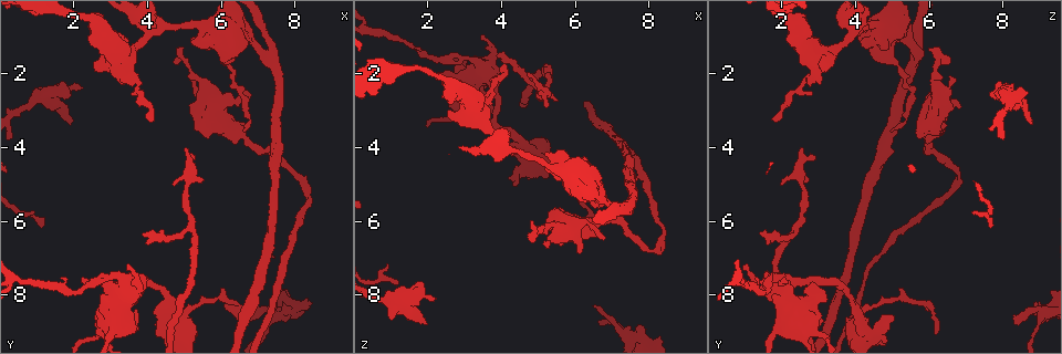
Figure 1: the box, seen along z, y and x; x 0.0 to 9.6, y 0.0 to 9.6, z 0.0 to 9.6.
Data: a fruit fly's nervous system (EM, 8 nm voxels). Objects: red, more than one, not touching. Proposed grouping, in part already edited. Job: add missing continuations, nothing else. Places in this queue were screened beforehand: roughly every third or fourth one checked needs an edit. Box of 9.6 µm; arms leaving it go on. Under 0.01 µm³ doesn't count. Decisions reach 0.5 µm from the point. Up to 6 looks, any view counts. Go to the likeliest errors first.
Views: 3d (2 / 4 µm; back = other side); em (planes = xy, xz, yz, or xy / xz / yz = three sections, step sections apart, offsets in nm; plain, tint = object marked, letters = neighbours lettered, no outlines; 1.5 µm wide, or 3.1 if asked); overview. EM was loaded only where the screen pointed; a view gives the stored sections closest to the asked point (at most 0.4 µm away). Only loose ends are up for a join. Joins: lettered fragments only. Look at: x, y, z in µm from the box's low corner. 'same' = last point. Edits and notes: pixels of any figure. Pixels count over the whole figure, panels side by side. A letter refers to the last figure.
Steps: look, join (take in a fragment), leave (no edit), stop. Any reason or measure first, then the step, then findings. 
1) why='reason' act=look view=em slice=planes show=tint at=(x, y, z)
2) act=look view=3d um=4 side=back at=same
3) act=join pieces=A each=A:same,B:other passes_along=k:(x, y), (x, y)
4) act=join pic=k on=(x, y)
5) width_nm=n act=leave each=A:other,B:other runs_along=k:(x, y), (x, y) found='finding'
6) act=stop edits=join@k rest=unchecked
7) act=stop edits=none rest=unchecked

why='an open end' act=look view=3d um=4 at=(3.85, 6.40, 1.45)

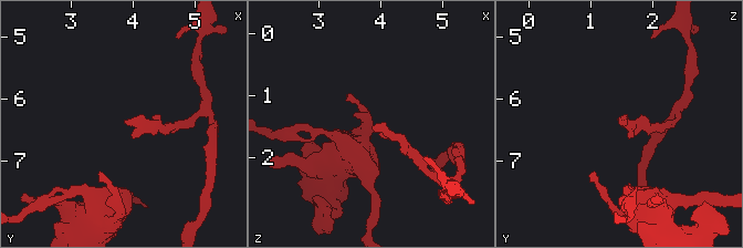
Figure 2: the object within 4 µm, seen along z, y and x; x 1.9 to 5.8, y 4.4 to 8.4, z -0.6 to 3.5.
act=look view=em slice=planes show=plain at=(3.85, 6.35, 1.50)

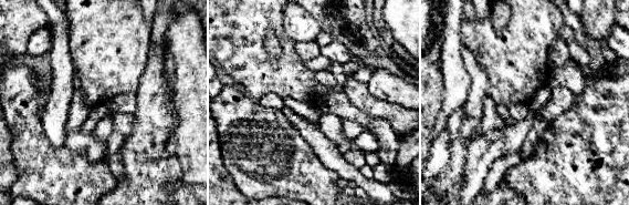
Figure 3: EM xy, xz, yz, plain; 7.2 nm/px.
why='what lies round it' act=look view=em slice=planes show=letters at=same

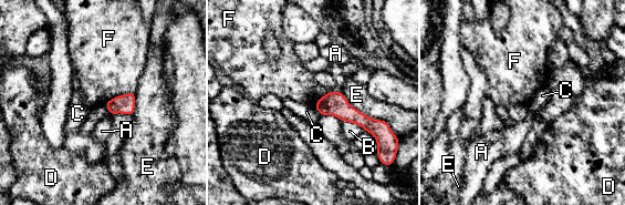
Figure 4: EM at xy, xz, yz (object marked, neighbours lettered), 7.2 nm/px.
width_nm=130 act=leave each=A:other,B:other,C:other,D:other,E:other,F:other runs_along=4:(318, 105), (337, 105), (376, 123) found='none of them fits'

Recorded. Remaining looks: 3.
why='tapers out' act=look view=3d um=4 side=back at=(4.05, 3.25, 1.75)

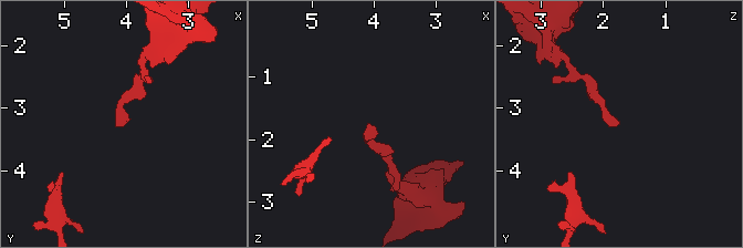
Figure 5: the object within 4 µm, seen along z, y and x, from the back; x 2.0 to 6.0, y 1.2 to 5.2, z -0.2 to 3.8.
why='need the tissue' act=look view=em slice=xy step=8 show=letters at=(4.15, 3.25, 1.75)

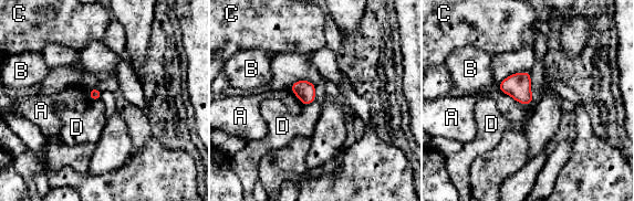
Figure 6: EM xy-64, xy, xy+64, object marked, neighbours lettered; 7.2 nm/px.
act=look view=em slice=xz step=4 show=letters at=same

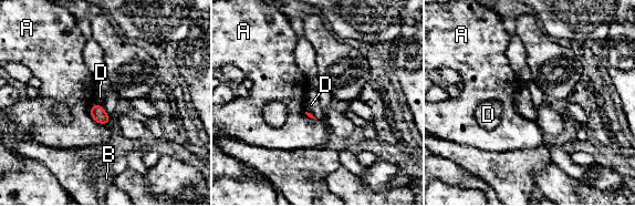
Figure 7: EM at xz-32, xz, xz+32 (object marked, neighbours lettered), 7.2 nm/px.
act=leave each=A:other,B:other,D:other border=7:(93, 103), (99, 103), (105, 112) found='none of them fits'

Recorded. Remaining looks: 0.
act=stop edits=none rest=unchecked

